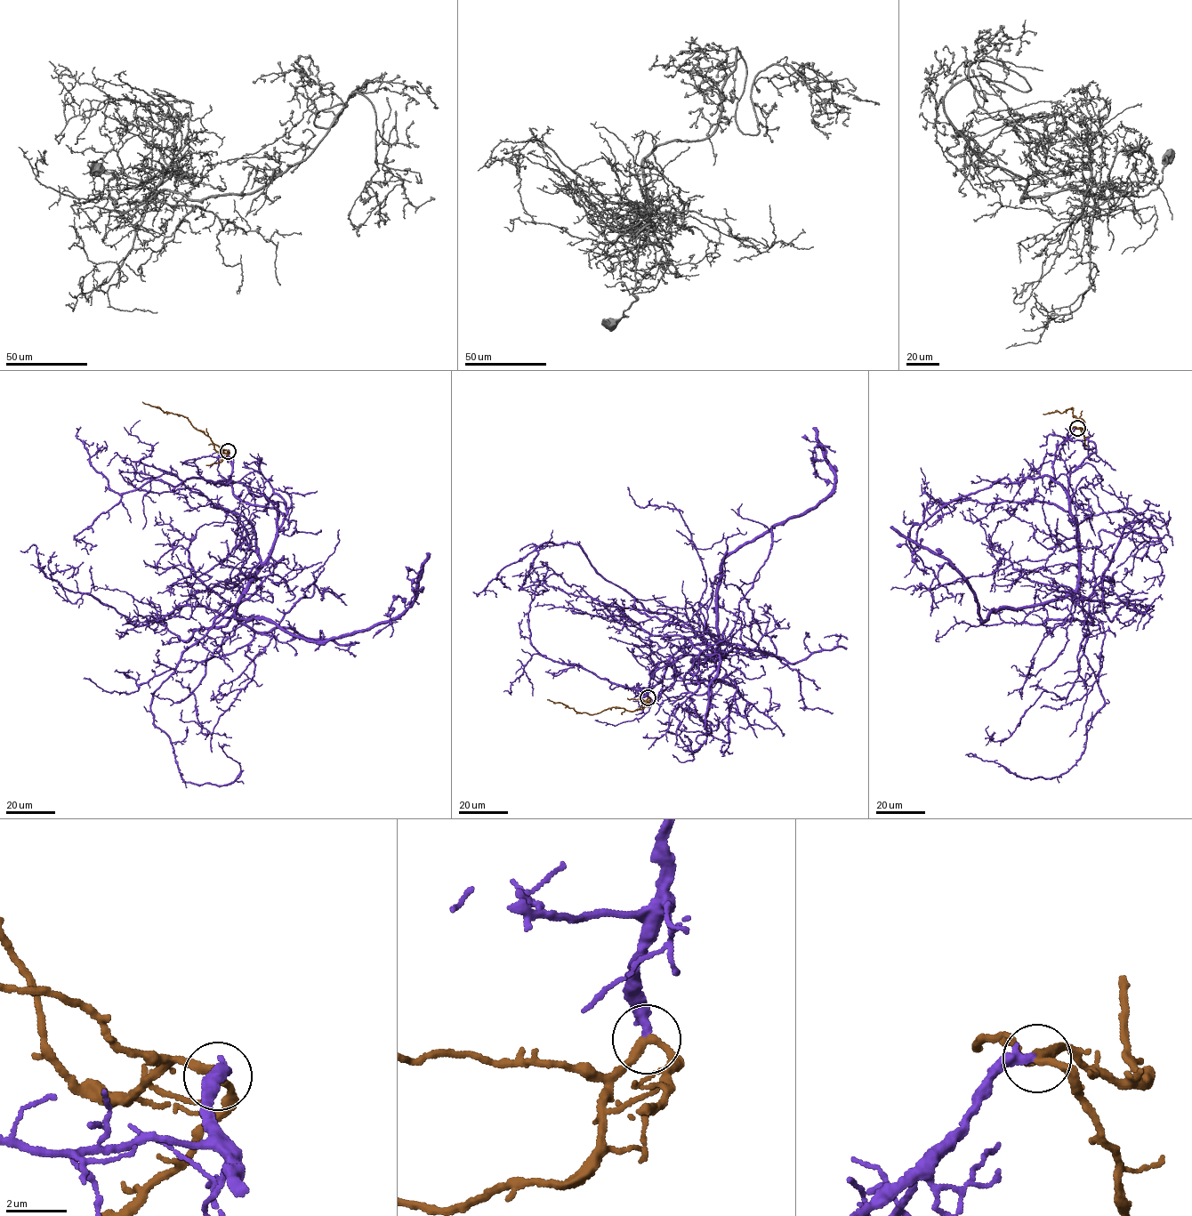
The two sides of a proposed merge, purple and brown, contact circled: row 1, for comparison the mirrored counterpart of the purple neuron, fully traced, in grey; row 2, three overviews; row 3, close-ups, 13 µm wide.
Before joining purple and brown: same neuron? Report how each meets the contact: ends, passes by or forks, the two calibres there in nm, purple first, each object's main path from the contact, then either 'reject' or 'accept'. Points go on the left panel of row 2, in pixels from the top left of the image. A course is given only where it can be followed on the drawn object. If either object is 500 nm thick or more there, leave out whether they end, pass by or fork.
purple ends; brown passes by; calibres 360 and 240 nm; course purple (228, 450), (232, 491), (276, 509), (277, 538), (150, 707), (188, 782), (233, 782), (229, 745); course brown (228, 450), (218, 451), (209, 436), (197, 430), (188, 419), (164, 413), (142, 402); accept

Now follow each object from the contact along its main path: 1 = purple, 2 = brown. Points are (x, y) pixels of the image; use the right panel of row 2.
1: (1077, 428), (1050, 483), (1077, 534), (1083, 653), (1104, 706), (1058, 777), (965, 754)
2: (1077, 428), (1086, 429), (1083, 420), (1073, 417), (1073, 407), (1061, 413), (1042, 414)

